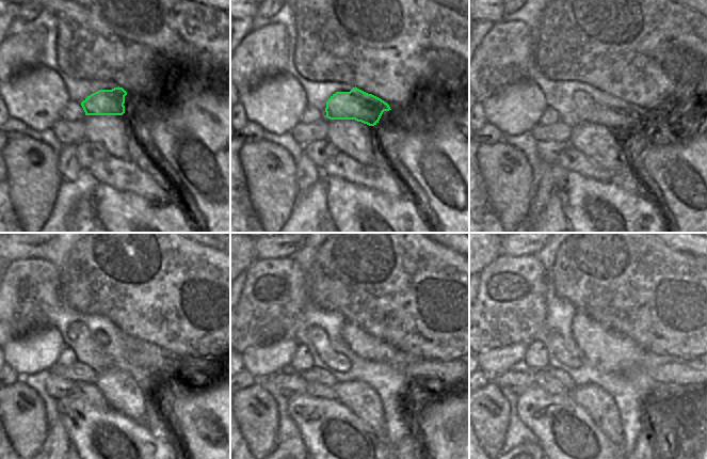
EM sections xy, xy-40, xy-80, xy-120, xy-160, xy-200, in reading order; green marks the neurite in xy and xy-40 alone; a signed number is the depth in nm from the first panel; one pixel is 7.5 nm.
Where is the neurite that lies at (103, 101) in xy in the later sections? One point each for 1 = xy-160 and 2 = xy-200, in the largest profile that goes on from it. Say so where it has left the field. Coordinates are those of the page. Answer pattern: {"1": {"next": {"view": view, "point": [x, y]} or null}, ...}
{"1": {"next": {"view": "xy-160", "point": [411, 367]}}, "2": {"next": {"view": "xy-200", "point": [655, 369]}}}

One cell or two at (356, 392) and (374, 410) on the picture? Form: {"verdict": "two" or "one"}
{"verdict": "one"}

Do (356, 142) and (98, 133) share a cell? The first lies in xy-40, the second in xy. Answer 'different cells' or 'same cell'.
same cell

